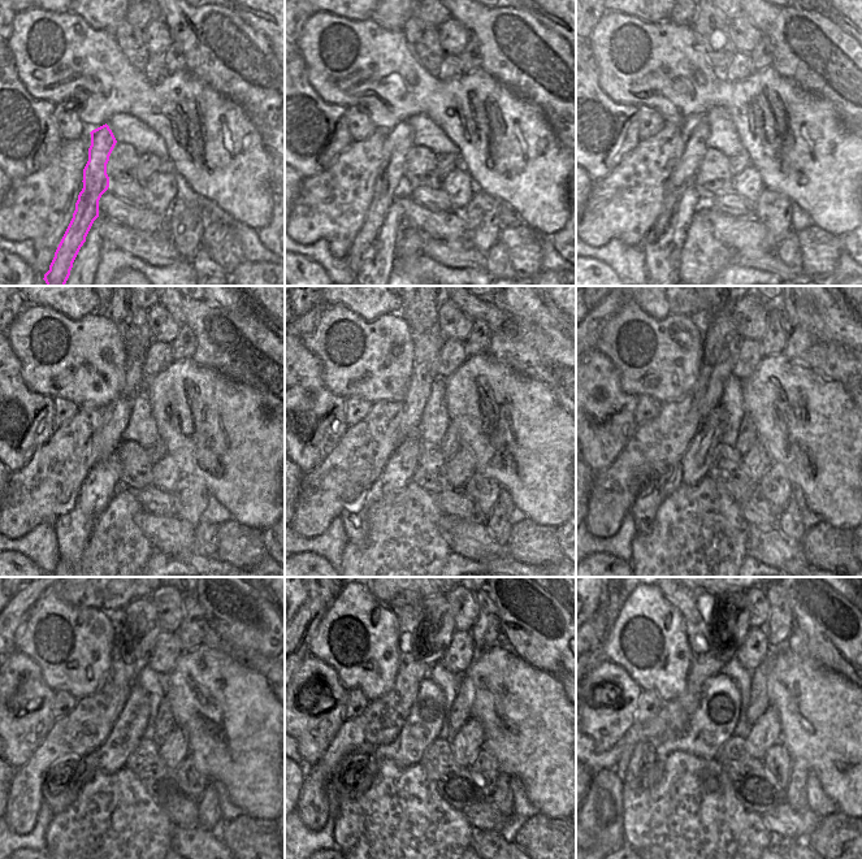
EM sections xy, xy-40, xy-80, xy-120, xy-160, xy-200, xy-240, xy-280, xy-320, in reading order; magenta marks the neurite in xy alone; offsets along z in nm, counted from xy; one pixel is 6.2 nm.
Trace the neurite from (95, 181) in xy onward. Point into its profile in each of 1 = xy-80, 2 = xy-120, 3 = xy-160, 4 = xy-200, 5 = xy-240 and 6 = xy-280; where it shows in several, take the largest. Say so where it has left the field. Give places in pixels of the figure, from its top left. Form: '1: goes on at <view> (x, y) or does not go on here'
1: goes on at xy-80 (694, 131)
2: goes on at xy-120 (117, 415)
3: goes on at xy-160 (427, 346)
4: goes on at xy-200 (722, 339)
5: goes on at xy-240 (141, 632)
6: goes on at xy-280 (436, 630)

